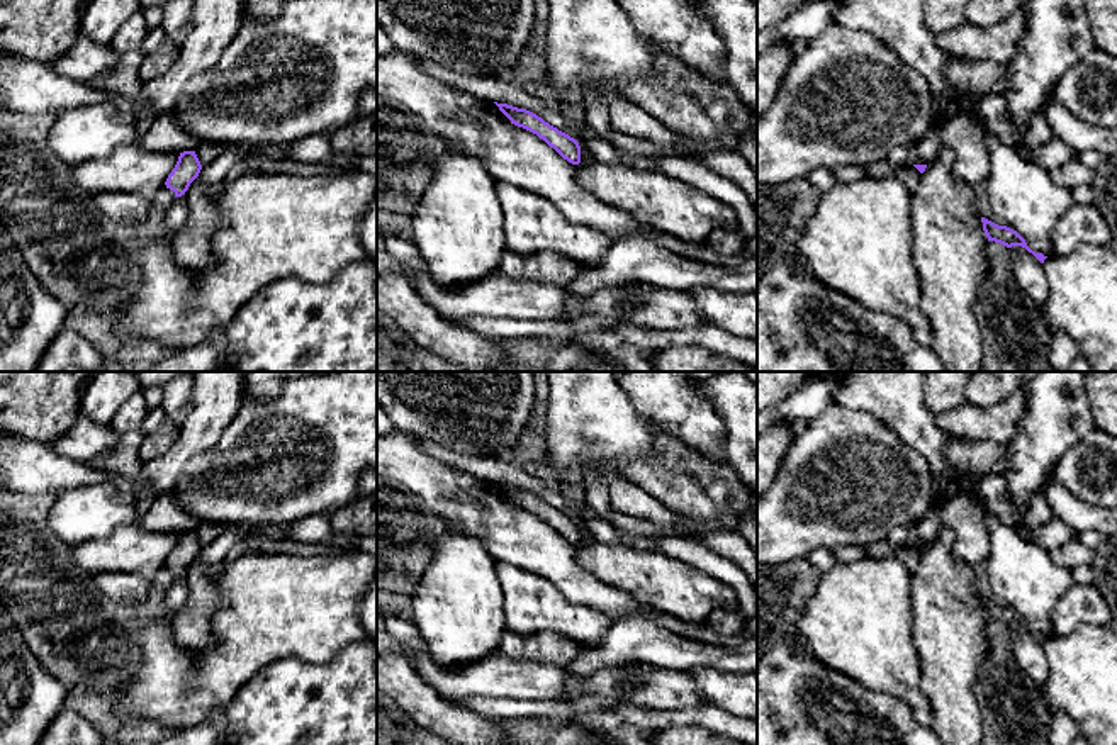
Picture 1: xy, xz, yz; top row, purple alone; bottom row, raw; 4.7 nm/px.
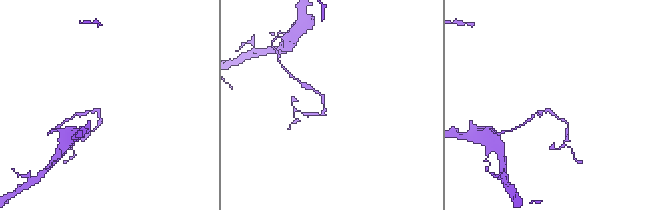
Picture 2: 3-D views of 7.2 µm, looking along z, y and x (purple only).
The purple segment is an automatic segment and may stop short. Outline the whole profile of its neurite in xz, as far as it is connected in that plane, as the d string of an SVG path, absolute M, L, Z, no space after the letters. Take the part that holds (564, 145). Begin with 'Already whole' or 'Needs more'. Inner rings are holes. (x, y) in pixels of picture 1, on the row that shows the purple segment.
Already whole. M497 102L494 104L511 120L511 124L536 134L569 163L572 165L581 163L581 146L574 137L550 126L542 117L538 117L536 114L526 109L518 109L518 107L513 107L508 104L497 104Z

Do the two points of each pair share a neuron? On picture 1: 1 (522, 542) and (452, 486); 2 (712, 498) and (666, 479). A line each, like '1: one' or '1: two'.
1: one
2: one

